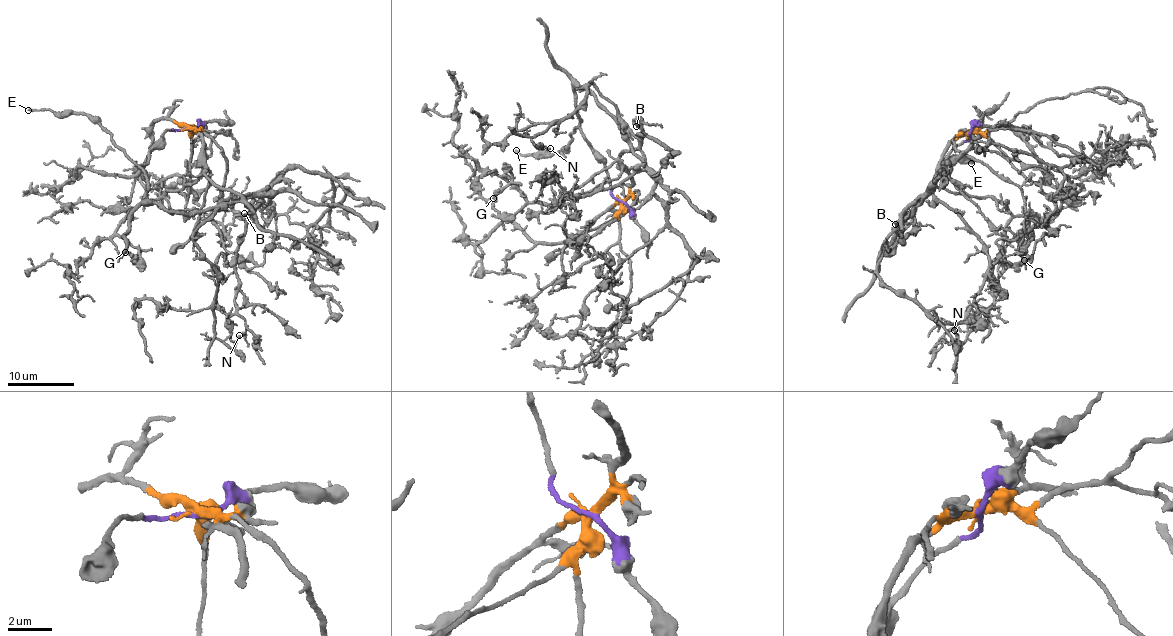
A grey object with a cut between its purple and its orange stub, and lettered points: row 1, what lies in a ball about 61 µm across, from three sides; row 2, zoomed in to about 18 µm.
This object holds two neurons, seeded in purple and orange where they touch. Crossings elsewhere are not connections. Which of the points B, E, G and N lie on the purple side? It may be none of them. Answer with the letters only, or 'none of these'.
E

